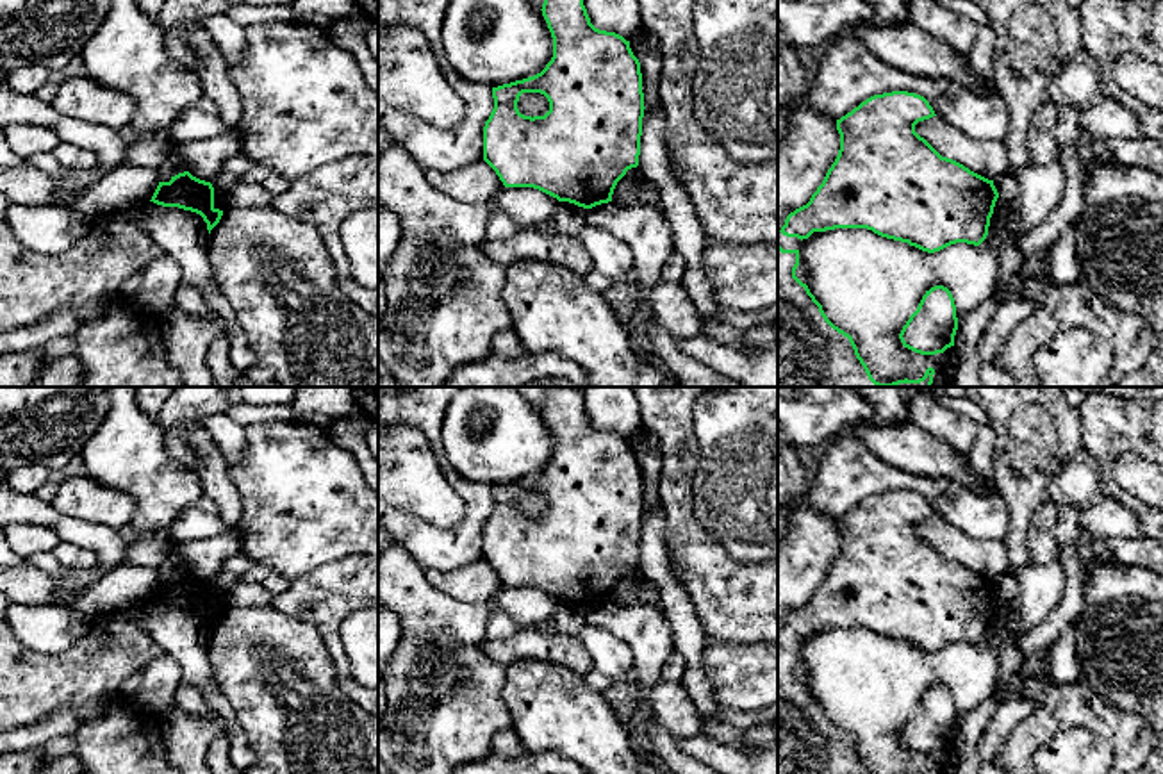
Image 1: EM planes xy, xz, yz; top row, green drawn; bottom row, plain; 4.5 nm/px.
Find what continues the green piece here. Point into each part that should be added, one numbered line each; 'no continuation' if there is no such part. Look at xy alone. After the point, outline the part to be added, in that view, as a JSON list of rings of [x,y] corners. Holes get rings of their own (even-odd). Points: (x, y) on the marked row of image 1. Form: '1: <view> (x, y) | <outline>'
no continuation

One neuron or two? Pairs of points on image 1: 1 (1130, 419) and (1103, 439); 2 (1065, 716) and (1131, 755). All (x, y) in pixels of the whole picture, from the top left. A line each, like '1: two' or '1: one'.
1: one
2: one

